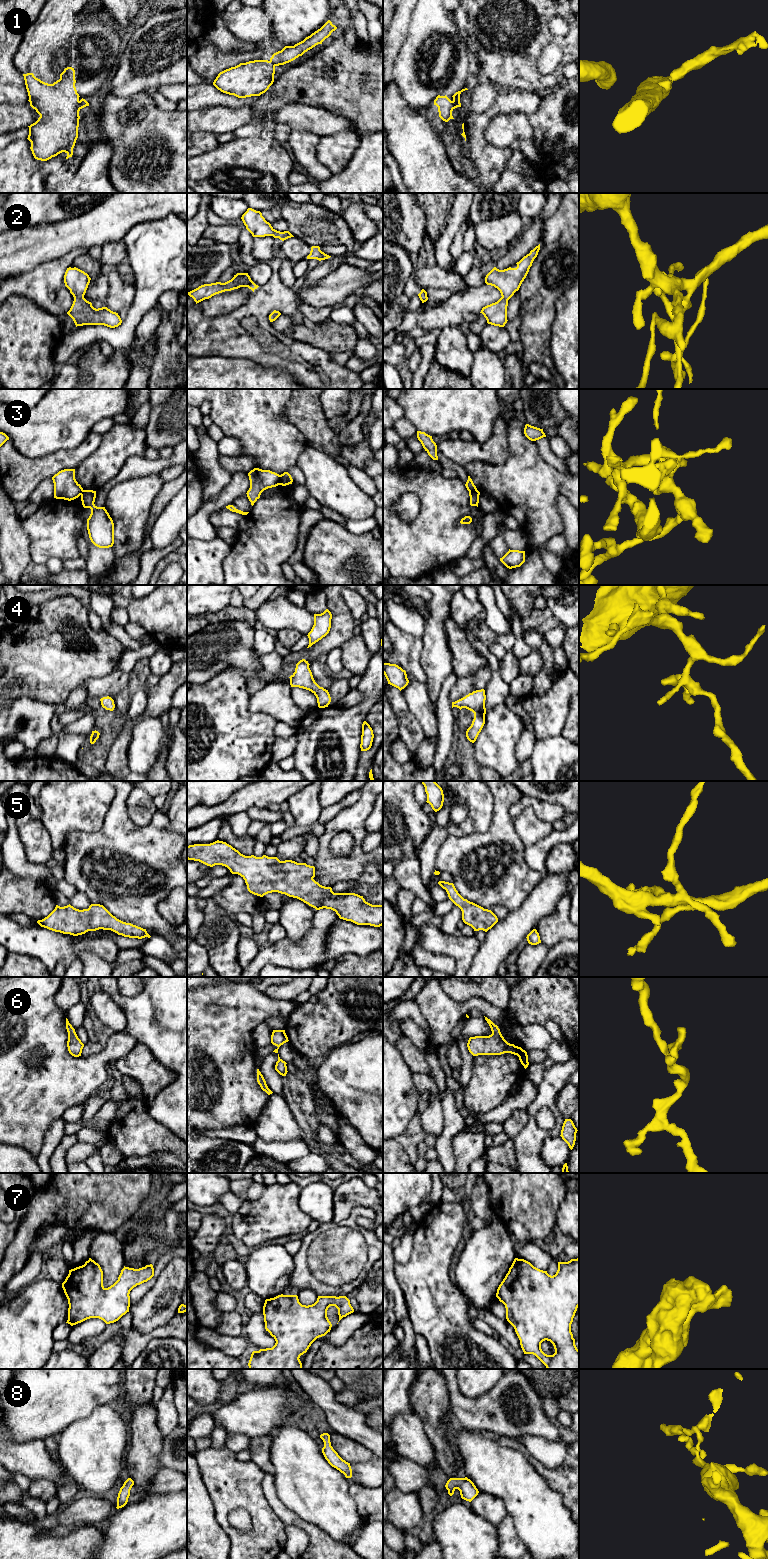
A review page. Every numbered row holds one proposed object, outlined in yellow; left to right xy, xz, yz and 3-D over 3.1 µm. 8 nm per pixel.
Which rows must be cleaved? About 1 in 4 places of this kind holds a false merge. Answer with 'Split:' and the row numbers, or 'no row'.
Split: 1, 3

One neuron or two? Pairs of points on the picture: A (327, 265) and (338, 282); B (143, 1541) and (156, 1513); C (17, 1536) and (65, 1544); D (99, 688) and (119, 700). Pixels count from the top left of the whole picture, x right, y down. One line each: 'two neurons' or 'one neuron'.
A: two neurons
B: one neuron
C: one neuron
D: two neurons

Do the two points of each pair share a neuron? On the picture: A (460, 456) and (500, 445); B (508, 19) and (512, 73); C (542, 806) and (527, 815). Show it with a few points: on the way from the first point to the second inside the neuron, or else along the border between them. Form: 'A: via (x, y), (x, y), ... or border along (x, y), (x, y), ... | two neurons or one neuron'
A: via (470, 451), (490, 451) | one neuron
B: via (508, 32), (508, 60) | one neuron
C: border along (513, 818), (530, 808), (538, 818), (551, 823) | two neurons

